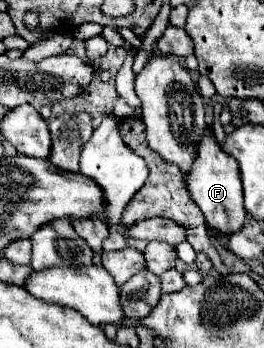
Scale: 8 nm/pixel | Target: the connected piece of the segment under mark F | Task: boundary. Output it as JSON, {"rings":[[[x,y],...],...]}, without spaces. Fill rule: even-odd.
{"rings":[[[209,128],[209,136],[205,136],[205,140],[201,140],[201,148],[197,148],[197,164],[193,164],[193,172],[189,172],[187,190],[205,214],[209,228],[219,230],[221,234],[233,234],[241,230],[247,218],[241,196],[241,176],[237,172],[237,162],[233,160],[233,156],[225,156],[225,152],[217,148],[217,144],[219,142],[213,134],[213,128]]]}

